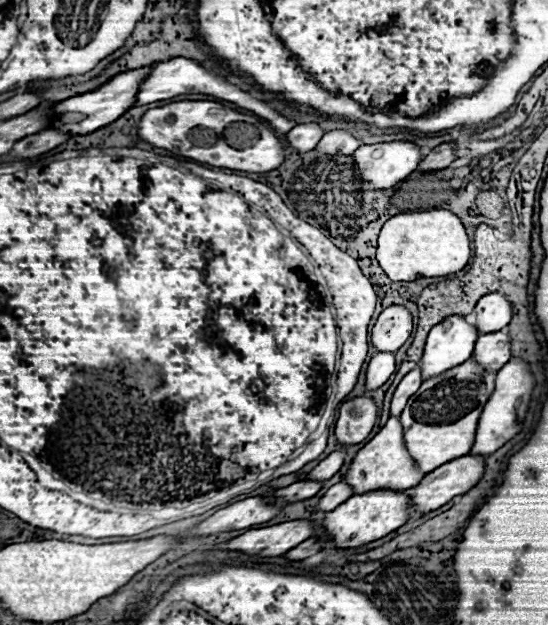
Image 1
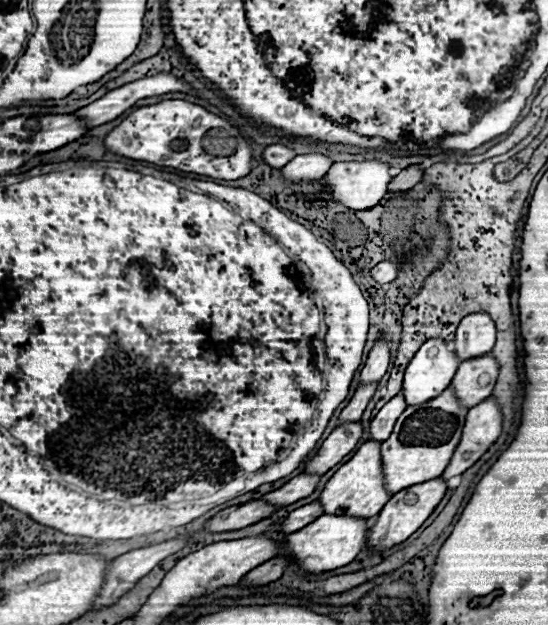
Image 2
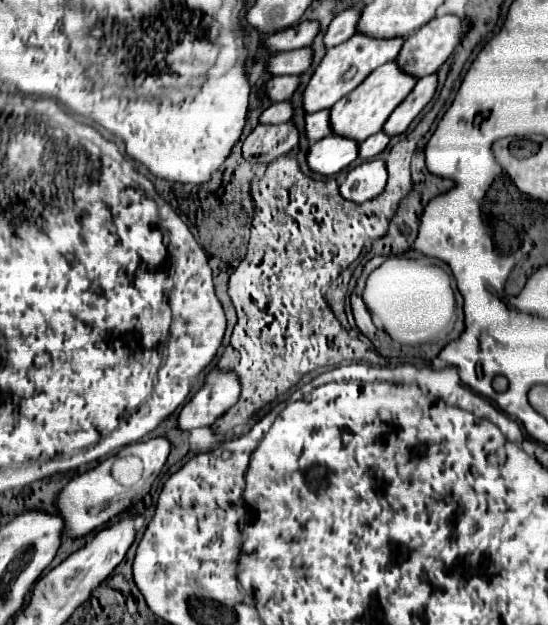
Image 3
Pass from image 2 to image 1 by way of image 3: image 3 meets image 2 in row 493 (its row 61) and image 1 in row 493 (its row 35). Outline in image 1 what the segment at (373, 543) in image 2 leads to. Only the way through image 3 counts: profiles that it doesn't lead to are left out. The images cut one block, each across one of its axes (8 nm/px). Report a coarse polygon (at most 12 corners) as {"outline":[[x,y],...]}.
{"outline":[[484,456],[442,464],[410,490],[414,518],[470,492]]}

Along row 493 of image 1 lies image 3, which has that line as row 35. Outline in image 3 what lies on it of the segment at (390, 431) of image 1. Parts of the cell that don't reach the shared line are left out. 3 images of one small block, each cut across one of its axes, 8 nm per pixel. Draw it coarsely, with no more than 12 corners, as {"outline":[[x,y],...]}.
{"outline":[[358,32],[330,48],[304,90],[308,114],[334,106],[404,38]]}

